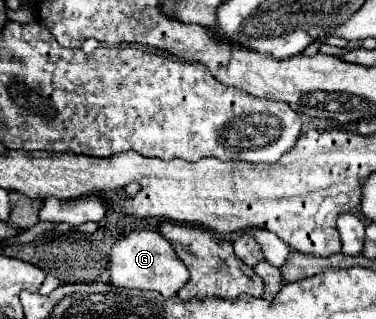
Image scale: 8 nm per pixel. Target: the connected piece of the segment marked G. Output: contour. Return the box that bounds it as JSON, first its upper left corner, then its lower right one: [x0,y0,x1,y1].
[111,230,189,298]

